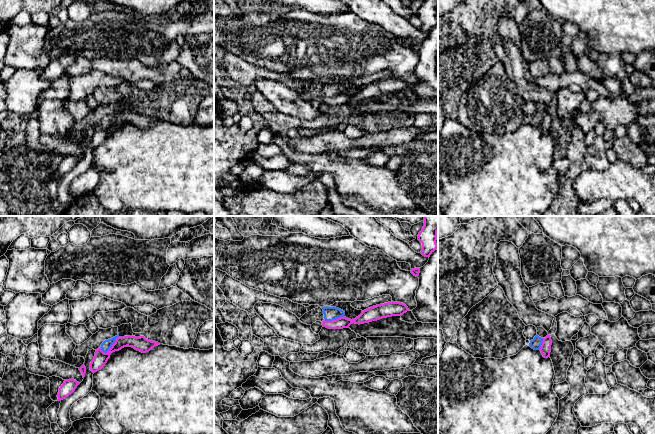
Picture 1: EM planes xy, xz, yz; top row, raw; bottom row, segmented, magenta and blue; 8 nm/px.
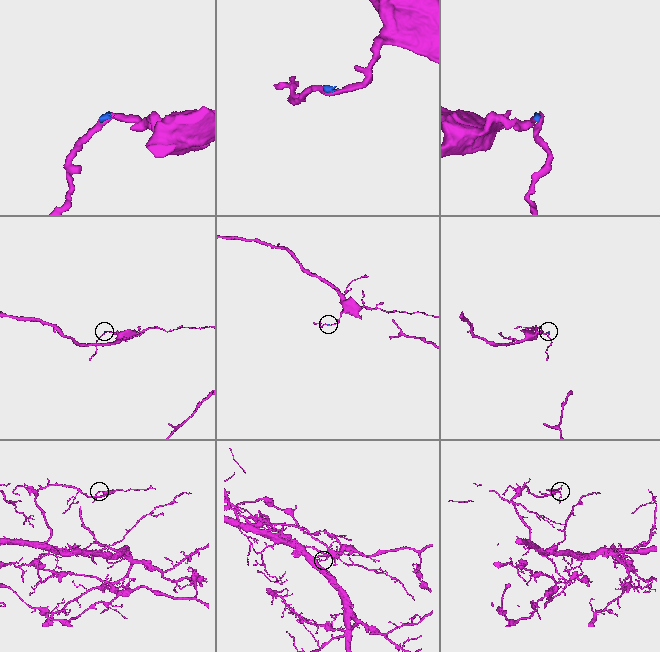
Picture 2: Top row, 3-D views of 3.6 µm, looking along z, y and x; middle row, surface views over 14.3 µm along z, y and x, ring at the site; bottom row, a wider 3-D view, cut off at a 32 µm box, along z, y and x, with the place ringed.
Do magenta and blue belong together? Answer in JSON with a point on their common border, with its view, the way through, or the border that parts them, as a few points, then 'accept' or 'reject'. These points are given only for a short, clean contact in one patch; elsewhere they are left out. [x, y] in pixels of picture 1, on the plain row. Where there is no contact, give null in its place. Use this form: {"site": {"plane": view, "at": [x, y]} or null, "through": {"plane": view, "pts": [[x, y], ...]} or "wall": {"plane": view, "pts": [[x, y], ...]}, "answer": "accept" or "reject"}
{"site": {"plane": "xy", "at": [111, 123]}, "wall": {"plane": "xy", "pts": [[118, 112], [106, 128], [100, 125]]}, "answer": "reject"}

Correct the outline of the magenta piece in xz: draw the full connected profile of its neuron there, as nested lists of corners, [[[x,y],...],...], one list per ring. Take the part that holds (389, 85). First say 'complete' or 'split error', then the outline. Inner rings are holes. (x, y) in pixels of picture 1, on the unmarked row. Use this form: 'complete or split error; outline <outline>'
complete; outline [[[388,78],[380,81],[370,83],[356,93],[355,95],[348,95],[346,93],[340,93],[333,97],[322,97],[323,103],[328,105],[343,105],[349,104],[353,99],[364,100],[372,97],[377,97],[382,94],[401,92],[409,87],[408,83],[400,78]]]

